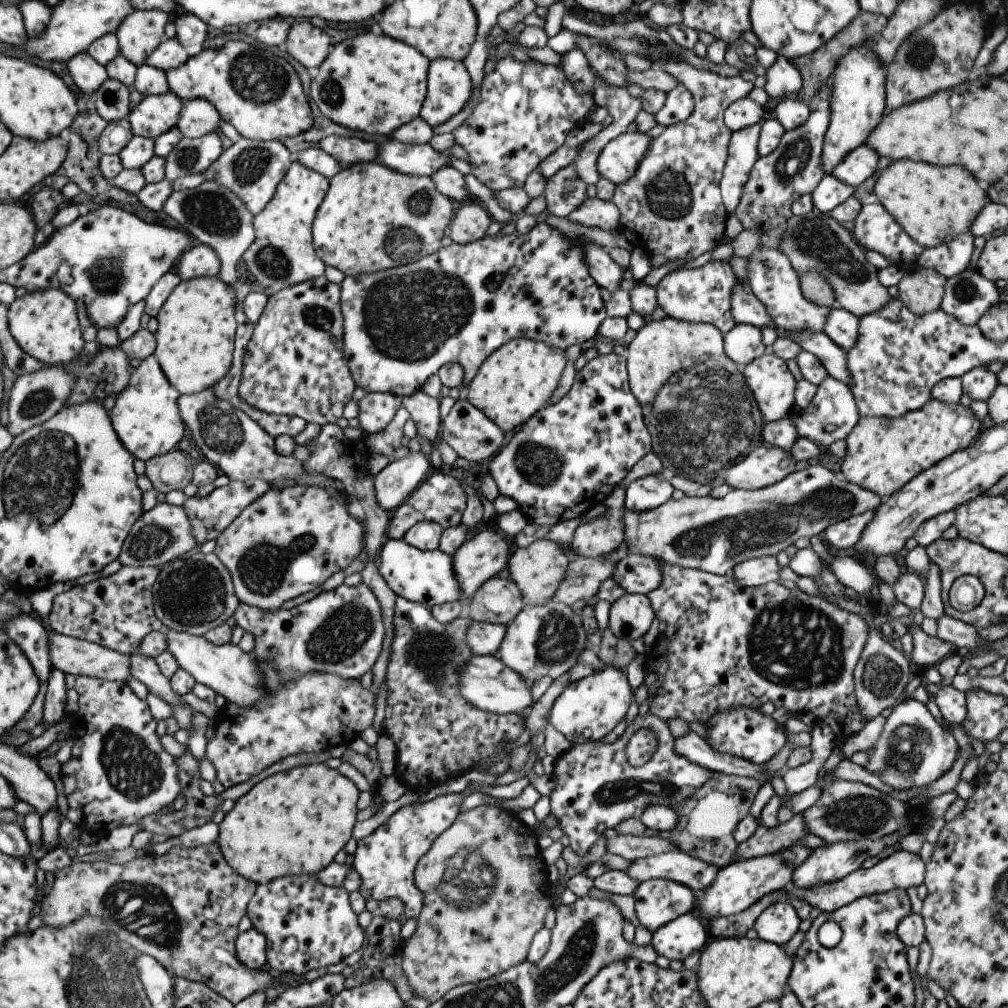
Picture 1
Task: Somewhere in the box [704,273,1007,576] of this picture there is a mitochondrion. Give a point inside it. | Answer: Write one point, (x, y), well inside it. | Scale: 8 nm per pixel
(965, 291)

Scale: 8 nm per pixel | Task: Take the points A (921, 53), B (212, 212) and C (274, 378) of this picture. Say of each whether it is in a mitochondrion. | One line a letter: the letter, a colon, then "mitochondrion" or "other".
A: mitochondrion
B: mitochondrion
C: other

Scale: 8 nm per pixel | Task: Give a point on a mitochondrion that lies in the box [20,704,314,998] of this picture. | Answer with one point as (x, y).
(143, 910)

